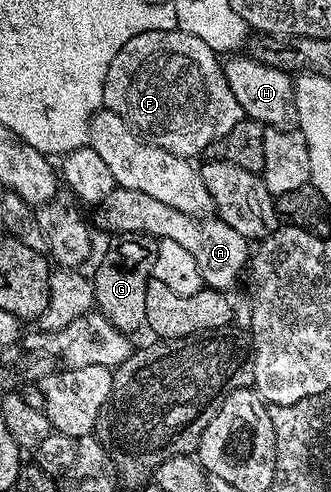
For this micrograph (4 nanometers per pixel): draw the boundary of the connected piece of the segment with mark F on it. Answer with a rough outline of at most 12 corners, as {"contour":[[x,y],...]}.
{"contour":[[139,33],[103,108],[189,159],[245,120],[221,58]]}

